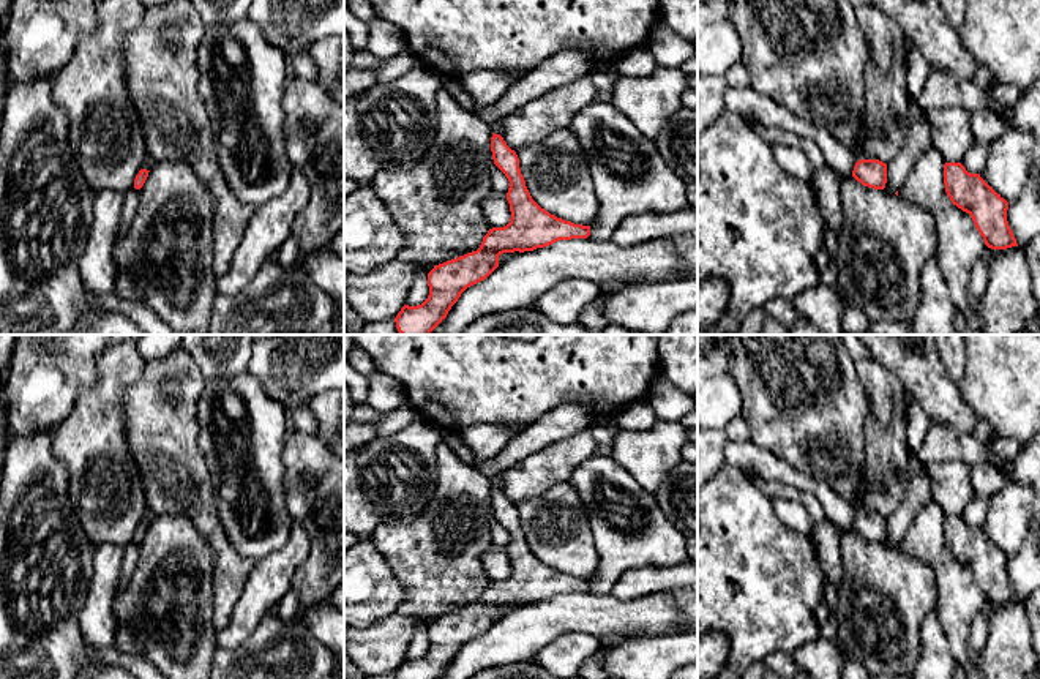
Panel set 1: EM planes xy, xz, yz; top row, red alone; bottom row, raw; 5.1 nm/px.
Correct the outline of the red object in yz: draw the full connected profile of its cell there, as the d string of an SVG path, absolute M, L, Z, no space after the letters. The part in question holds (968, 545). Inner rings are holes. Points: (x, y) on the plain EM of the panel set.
M945 516L944 538L952 557L971 568L988 602L1018 600L1007 575L1008 556L980 527L967 526L961 516Z

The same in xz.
M492 486L491 505L494 518L510 535L510 576L489 583L477 605L434 619L428 627L428 652L417 660L404 658L395 671L396 679L439 679L467 641L486 633L499 621L503 606L533 605L559 594L590 589L590 580L557 572L532 553L519 512L500 488Z

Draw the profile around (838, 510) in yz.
M753 441L732 442L724 447L728 464L743 469L746 474L756 474L765 480L778 480L799 490L811 491L824 508L824 515L838 529L849 529L854 524L855 512L852 504L838 496L825 482L816 482L810 475L797 471L784 460L764 450Z

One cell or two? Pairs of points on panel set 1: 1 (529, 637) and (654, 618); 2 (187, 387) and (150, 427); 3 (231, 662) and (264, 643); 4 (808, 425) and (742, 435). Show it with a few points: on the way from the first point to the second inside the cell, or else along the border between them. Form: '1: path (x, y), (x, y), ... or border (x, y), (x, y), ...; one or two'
1: path (561, 618), (622, 618); one
2: path (185, 400), (175, 414), (168, 414), (163, 419); one
3: path (239, 662), (245, 662), (256, 651); one
4: border (740, 414), (750, 428), (751, 439); two

